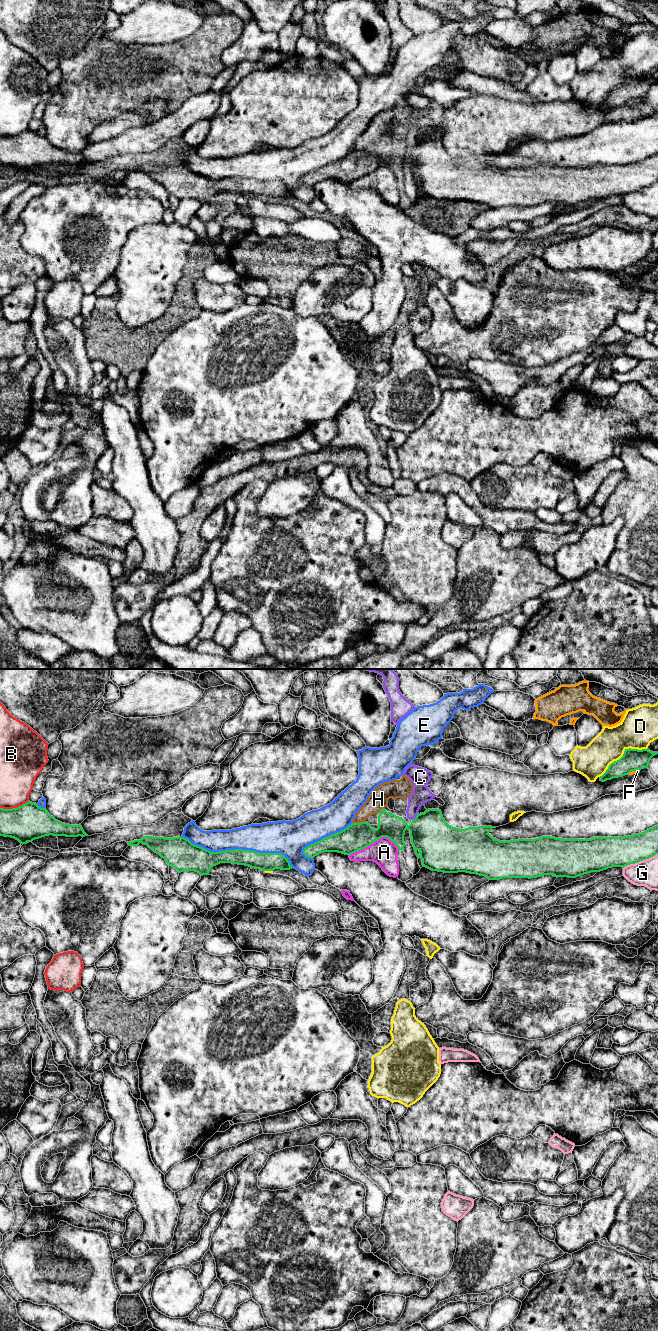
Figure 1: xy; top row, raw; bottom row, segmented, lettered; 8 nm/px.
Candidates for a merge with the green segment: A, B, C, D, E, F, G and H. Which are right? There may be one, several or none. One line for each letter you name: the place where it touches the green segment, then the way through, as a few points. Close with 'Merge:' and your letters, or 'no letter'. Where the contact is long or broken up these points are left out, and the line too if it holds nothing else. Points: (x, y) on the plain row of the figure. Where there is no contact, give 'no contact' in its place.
C: xy (416, 145)
Merge: C

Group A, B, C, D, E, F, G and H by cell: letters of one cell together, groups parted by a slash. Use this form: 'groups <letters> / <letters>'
groups A / B / C / D / E / F / G / H

